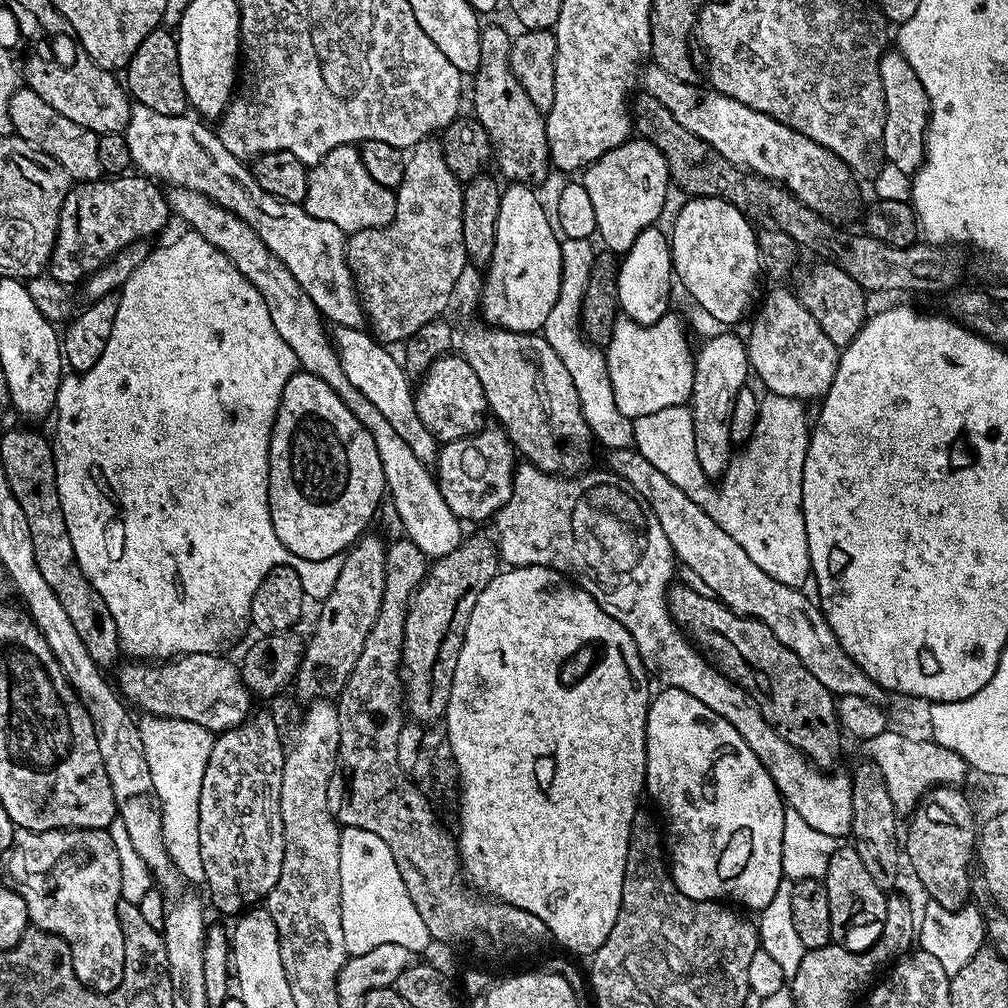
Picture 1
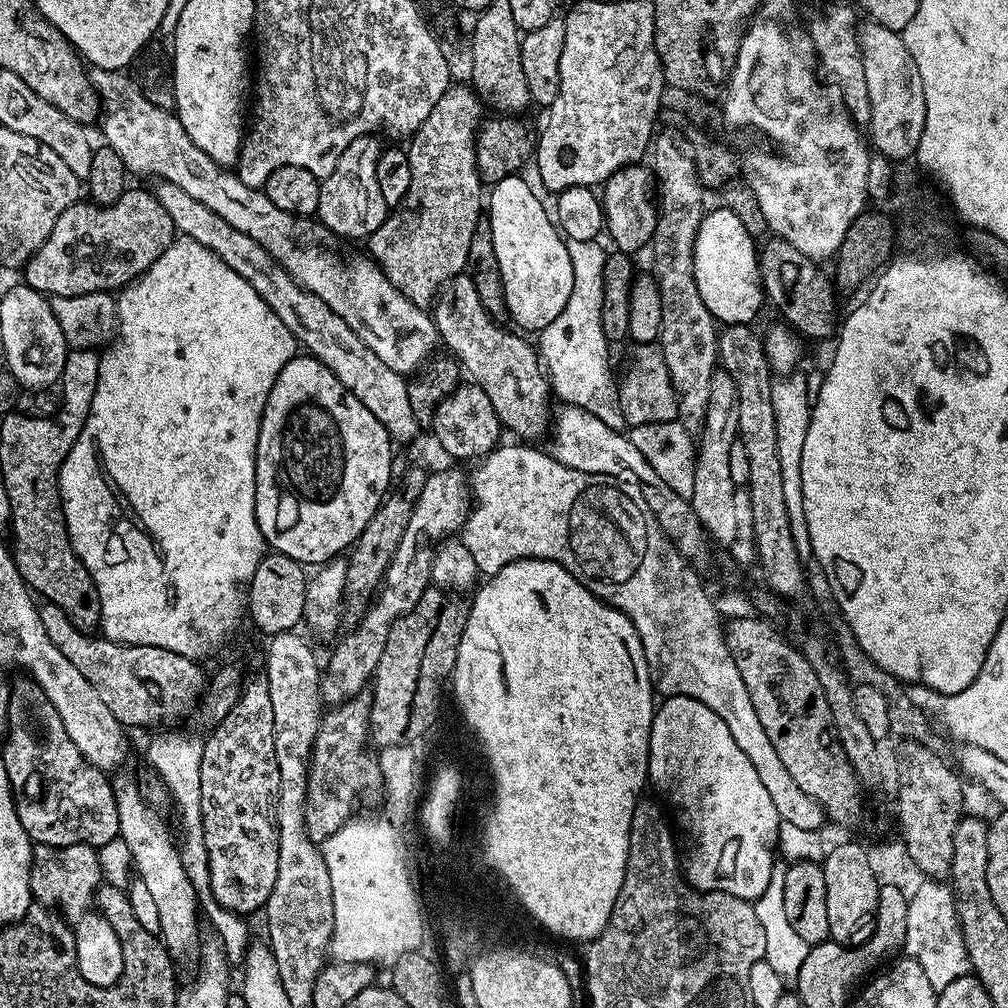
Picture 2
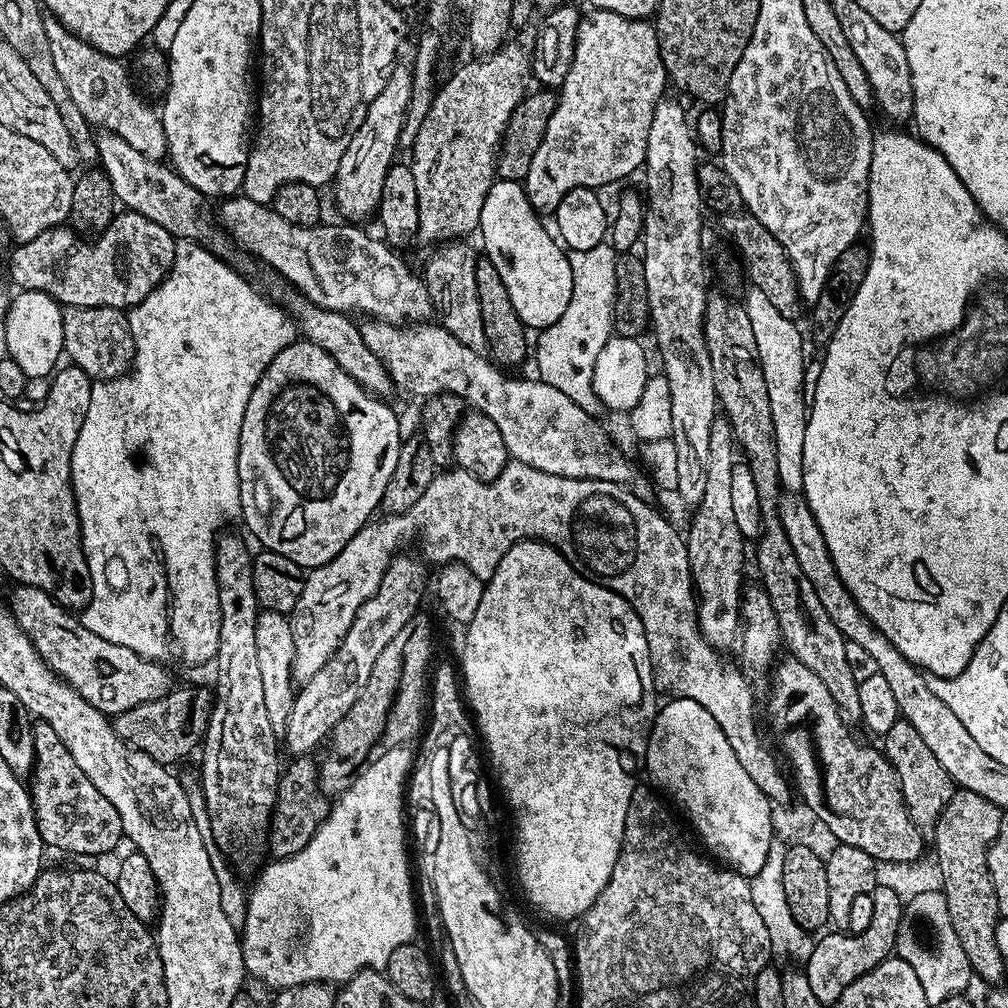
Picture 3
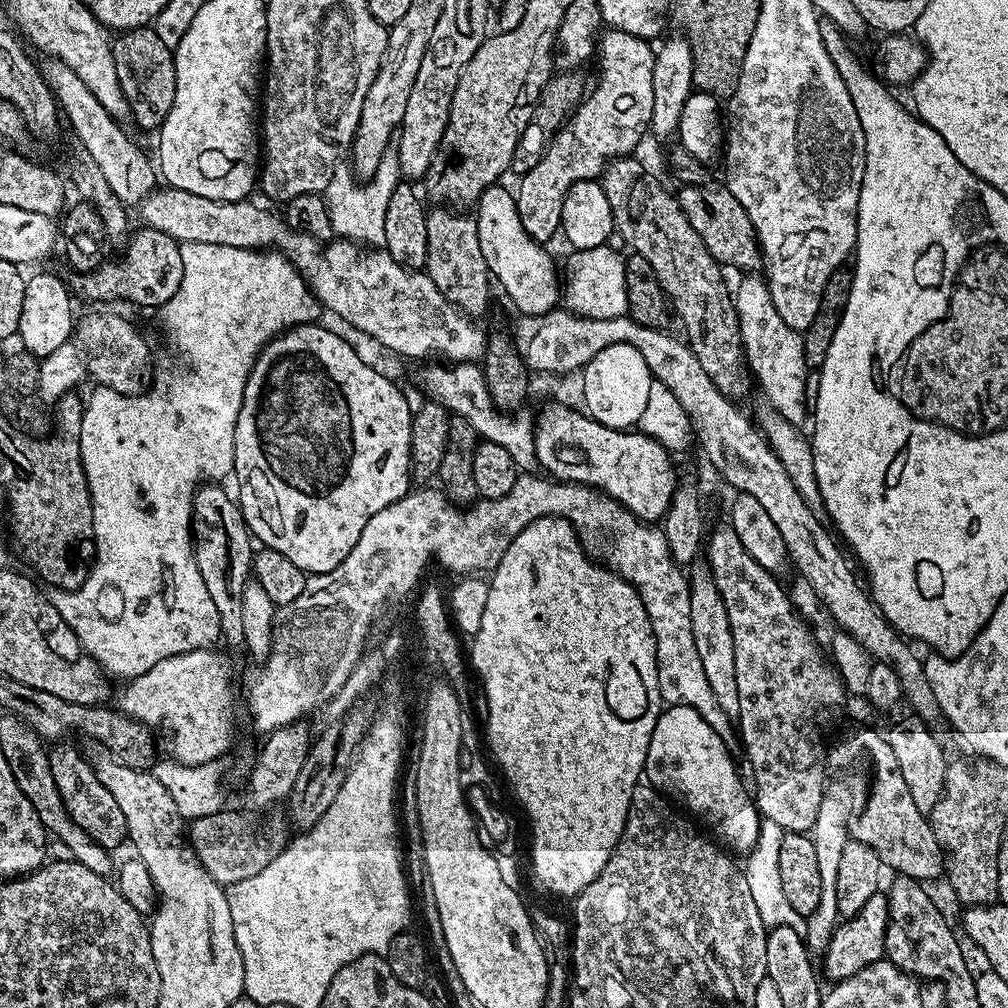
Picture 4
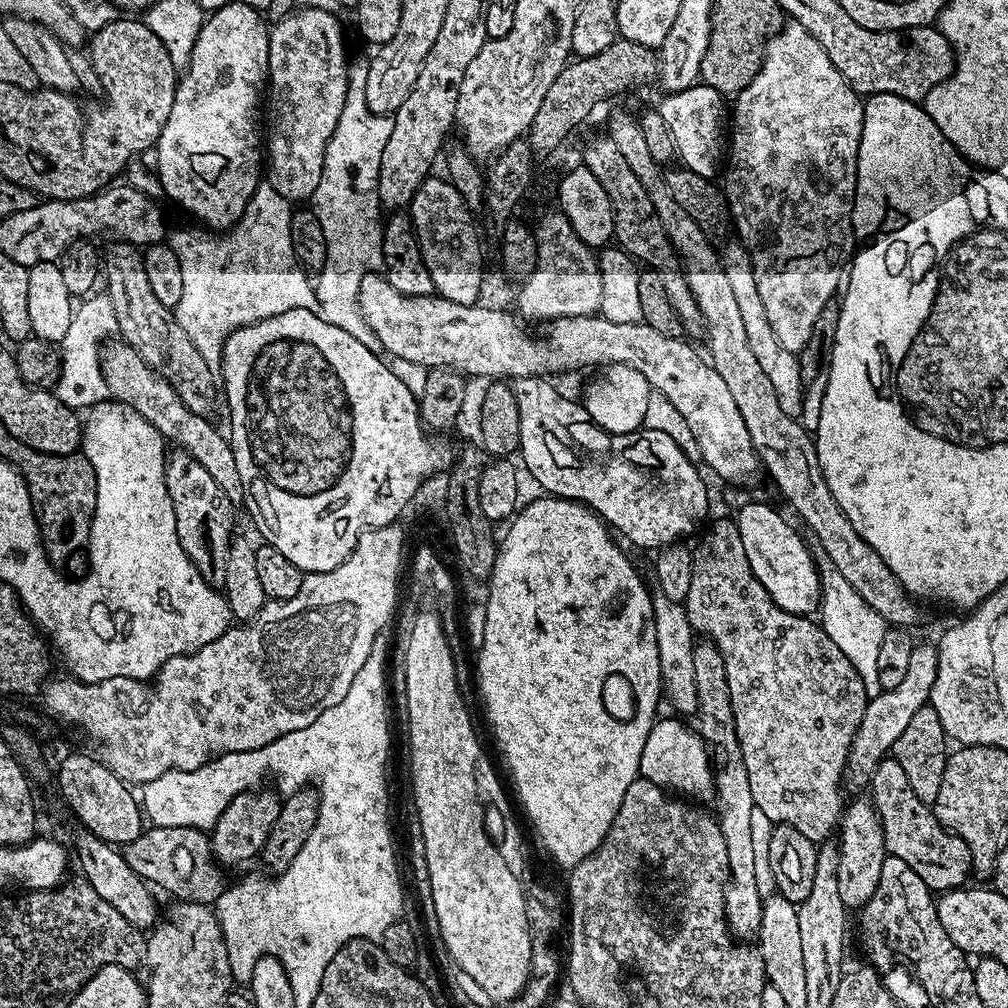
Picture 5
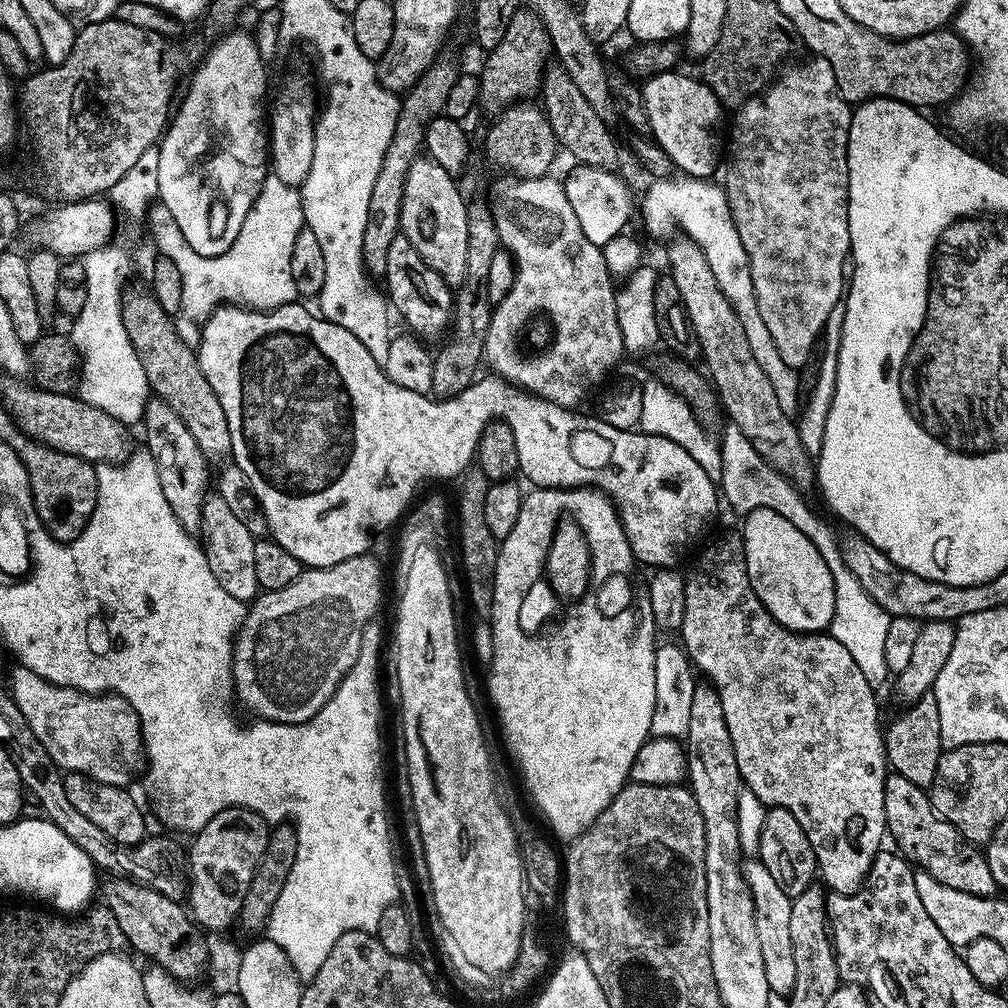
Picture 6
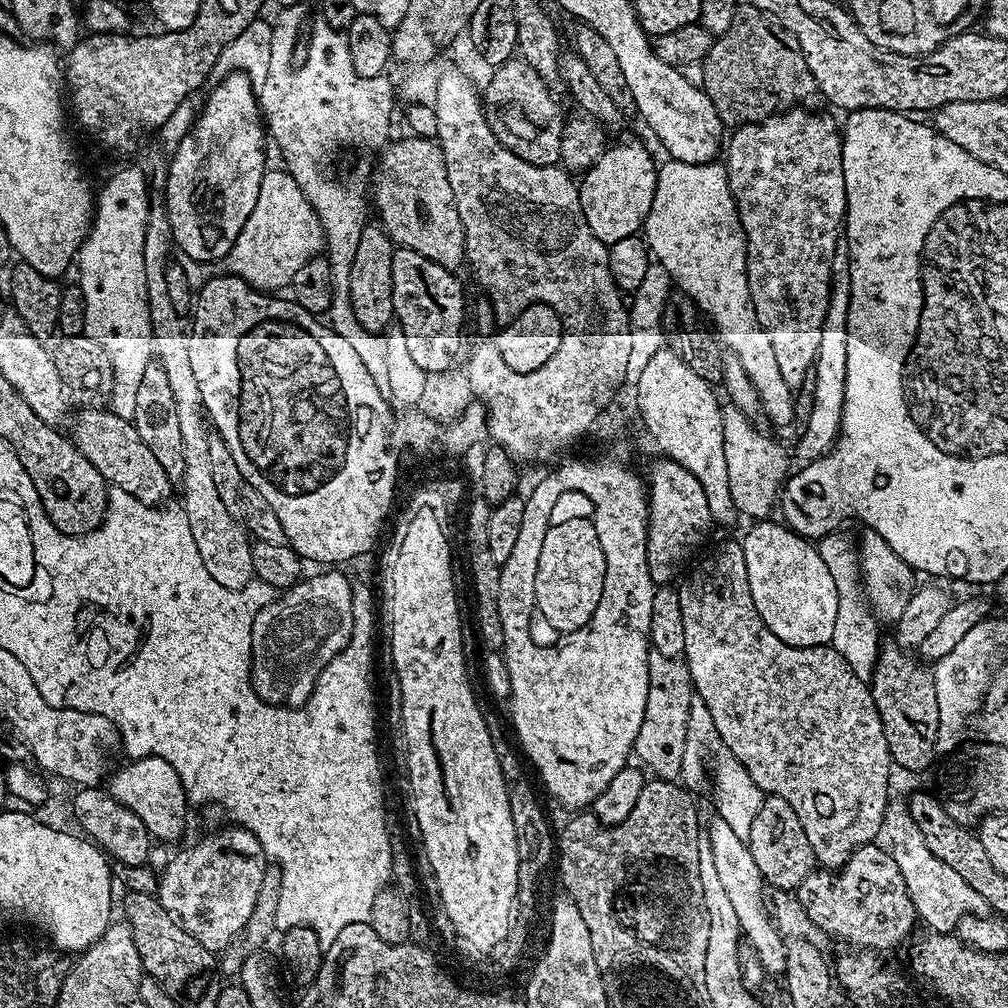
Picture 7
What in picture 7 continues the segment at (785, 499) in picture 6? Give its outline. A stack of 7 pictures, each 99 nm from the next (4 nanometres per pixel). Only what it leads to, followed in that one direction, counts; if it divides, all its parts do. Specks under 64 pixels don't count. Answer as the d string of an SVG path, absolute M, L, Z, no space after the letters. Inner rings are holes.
M726 402L721 408L722 442L732 505L739 515L746 515L750 520L767 519L770 514L768 509L775 507L790 472L786 452L782 445L756 430L755 423L736 406ZM837 530L830 535L823 536L821 540L818 542L818 549L821 554L822 560L824 560L826 567L828 567L836 585L836 589L838 589L838 613L836 617L836 623L834 627L834 634L831 643L837 649L837 651L843 653L846 662L849 664L850 667L856 670L857 675L868 678L871 677L872 668L876 665L876 657L882 647L882 641L880 641L880 624L876 621L876 616L880 620L888 620L888 622L895 622L899 616L902 614L902 610L904 609L903 601L907 600L909 596L912 595L914 591L914 583L912 584L912 576L914 577L914 570L905 560L902 558L898 558L898 554L894 554L894 550L890 550L890 542L886 542L886 538L882 538L882 534L878 534L877 532L866 530L863 531L862 538L860 540L860 568L858 566L858 558L856 556L856 548L853 542L850 540L849 536L843 533L842 530ZM858 574L864 578L864 592L868 598L866 600L861 588L860 588L860 580L858 578Z

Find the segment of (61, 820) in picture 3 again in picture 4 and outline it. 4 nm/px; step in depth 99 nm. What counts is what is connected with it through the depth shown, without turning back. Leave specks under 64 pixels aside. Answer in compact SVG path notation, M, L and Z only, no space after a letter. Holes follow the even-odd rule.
M56 742L48 748L50 774L54 776L54 786L58 788L58 794L62 796L70 818L78 826L82 826L82 830L86 830L86 834L90 834L94 842L109 850L115 850L120 843L125 843L128 835L126 818L118 807L118 802L114 802L114 794L110 794L110 790L106 790L106 786L102 786L96 776L93 761L87 760L78 749L64 743L68 742Z

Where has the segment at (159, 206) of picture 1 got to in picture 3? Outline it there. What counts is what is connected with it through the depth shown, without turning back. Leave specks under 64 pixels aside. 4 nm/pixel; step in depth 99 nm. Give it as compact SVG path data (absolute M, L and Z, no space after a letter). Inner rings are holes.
M124 210L116 215L110 226L106 226L104 233L95 237L91 243L68 226L51 228L38 234L38 238L17 243L12 257L8 260L8 272L17 284L17 289L25 292L38 290L42 294L50 294L50 298L54 298L64 308L127 310L145 300L168 277L174 262L176 241L177 237L171 236L165 228L158 226L158 222L150 222L150 218L142 214Z

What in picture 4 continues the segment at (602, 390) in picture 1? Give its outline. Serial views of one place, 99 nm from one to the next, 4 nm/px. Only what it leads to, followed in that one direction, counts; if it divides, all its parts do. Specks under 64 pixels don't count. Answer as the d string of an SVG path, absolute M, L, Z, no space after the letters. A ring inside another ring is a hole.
M594 246L593 248L581 248L571 253L573 256L568 260L568 280L566 276L566 287L562 292L562 304L567 311L574 316L585 316L586 318L618 318L625 315L628 310L626 302L626 272L624 270L625 257L619 252L607 247Z

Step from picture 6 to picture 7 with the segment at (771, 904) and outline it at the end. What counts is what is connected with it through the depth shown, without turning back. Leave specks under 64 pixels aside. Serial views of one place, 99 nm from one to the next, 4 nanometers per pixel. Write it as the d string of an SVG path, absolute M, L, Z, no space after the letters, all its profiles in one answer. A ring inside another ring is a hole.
M719 818L706 828L706 840L714 854L714 862L718 866L718 878L722 881L722 886L726 889L726 894L730 897L730 902L734 905L734 912L740 919L740 929L744 933L745 939L752 943L755 959L760 961L760 967L764 969L769 977L783 977L786 973L786 958L788 957L788 944L785 937L781 936L772 917L766 911L766 885L764 876L758 870L758 865L754 863L754 858L750 854L745 837L734 834L730 826Z

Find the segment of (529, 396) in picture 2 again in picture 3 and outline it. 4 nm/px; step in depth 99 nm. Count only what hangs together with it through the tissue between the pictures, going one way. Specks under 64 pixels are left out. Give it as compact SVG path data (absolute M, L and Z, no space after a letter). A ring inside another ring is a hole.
M452 238L441 243L440 248L428 260L428 265L422 271L422 279L428 286L435 315L440 327L444 328L458 342L470 346L475 352L484 352L488 343L482 330L482 310L478 310L478 285L474 279L474 270L478 259L470 245L463 239Z

